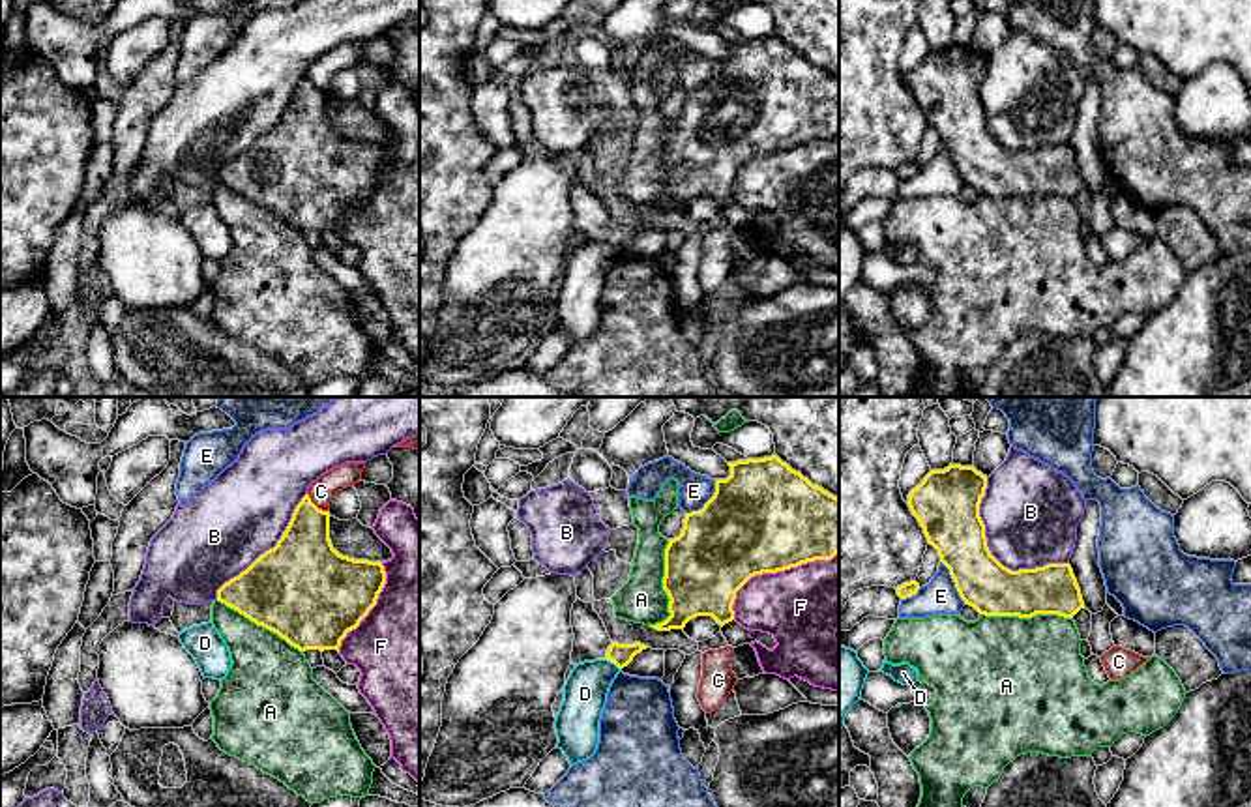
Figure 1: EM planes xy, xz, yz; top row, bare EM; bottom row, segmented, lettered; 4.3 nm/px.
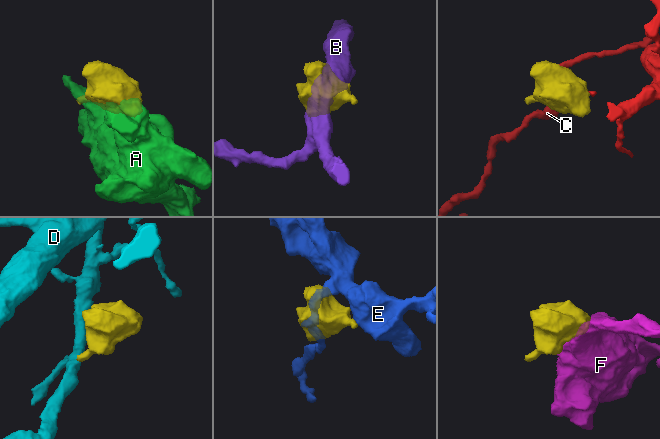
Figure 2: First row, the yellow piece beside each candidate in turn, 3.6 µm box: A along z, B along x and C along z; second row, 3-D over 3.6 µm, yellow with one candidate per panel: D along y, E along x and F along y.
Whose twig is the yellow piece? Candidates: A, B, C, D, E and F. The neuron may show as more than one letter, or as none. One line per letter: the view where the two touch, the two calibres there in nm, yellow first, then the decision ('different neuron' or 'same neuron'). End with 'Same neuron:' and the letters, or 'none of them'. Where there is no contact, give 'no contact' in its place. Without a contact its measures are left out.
A: xz | 360/200 nm | different neuron
B: yz | 260/420 nm | different neuron
C: xy | 280/110 nm | different neuron
D: xz | 100/190 nm | different neuron
E: xz | 460/140 nm | different neuron
F: xz | 480/420 nm | different neuron
Same neuron: none of them

